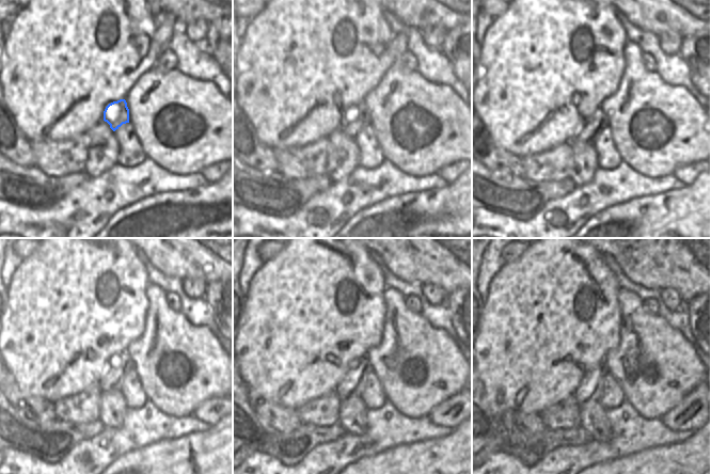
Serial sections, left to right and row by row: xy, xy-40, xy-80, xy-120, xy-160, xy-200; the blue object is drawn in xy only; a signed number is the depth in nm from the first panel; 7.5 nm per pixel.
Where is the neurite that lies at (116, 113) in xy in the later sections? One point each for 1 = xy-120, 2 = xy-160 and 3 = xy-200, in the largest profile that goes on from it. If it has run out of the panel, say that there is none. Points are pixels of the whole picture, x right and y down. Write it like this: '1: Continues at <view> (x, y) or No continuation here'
1: Continues at xy-120 (117, 364)
2: Continues at xy-160 (351, 384)
3: Continues at xy-200 (589, 389).

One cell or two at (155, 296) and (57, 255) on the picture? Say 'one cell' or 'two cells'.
two cells

